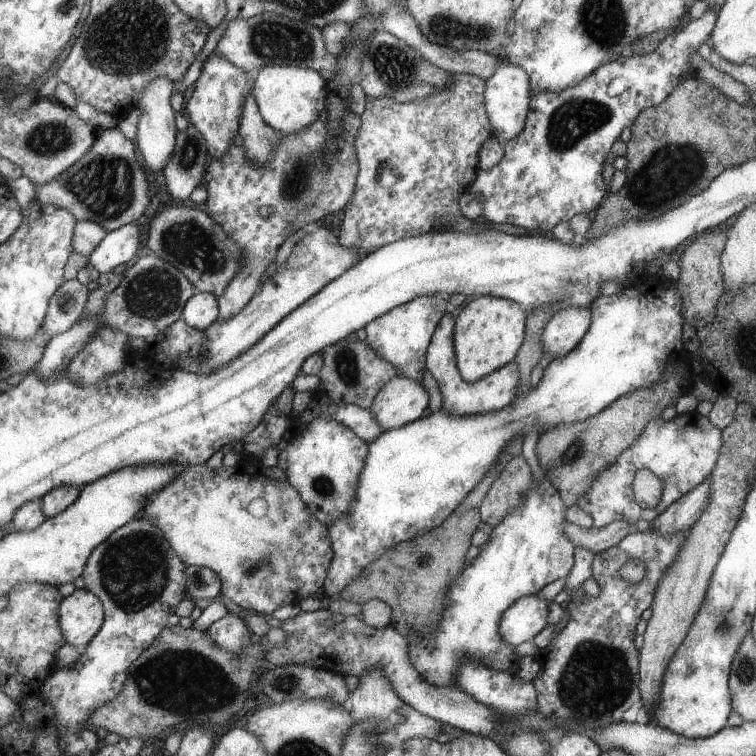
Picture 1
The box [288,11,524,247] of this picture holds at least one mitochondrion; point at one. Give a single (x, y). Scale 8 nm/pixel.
(396, 70)

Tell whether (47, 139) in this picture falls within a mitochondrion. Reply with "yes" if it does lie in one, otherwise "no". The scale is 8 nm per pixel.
yes

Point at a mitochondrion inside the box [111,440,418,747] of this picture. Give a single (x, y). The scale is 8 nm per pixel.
(171, 680)

